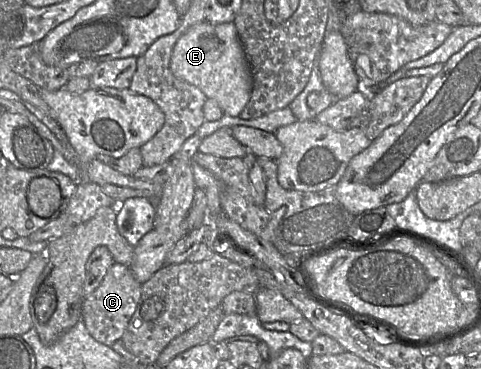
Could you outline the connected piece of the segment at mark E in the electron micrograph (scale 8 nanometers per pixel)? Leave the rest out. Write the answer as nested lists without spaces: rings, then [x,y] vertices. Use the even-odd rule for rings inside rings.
[[[204,20],[191,26],[174,46],[170,70],[215,100],[226,115],[238,117],[249,102],[253,78],[234,22],[211,24]]]

